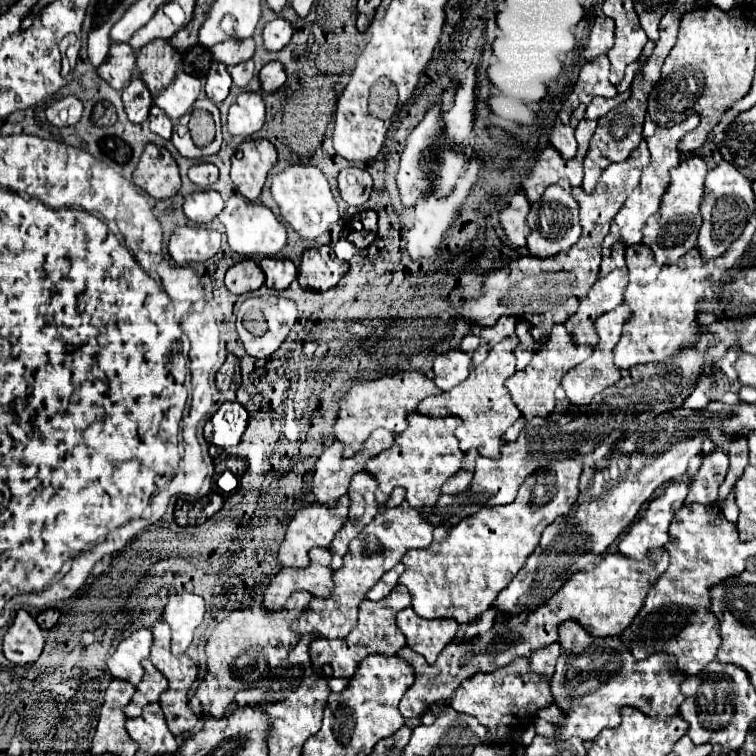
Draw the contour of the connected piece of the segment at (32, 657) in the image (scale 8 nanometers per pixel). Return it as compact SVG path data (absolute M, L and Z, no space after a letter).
M20 609L4 635L4 657L16 665L38 661L44 649L44 635L28 611Z

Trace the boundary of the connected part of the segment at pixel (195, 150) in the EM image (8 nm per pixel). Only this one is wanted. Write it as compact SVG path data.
M186 115L186 117L182 117L182 119L178 121L178 125L174 125L172 143L176 145L176 149L180 151L180 155L184 155L184 157L188 157L188 159L200 159L200 157L208 157L208 155L218 153L220 143L222 143L222 135L220 135L220 131L218 131L214 143L210 143L210 145L206 145L206 147L194 145L194 141L192 141L192 137L190 137L190 133L188 133L188 115Z

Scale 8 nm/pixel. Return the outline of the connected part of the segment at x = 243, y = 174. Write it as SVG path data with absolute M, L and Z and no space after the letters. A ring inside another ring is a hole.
M244 141L232 157L232 181L238 191L256 201L268 171L276 165L276 149L270 141Z

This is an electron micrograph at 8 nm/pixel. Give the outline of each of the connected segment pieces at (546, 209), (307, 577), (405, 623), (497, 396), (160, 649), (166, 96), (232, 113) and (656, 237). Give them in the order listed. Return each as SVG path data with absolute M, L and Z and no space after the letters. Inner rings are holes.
M566 179L550 185L544 191L544 201L540 197L540 201L532 203L530 215L526 217L526 223L530 227L526 249L532 257L544 259L544 257L556 255L560 251L568 251L582 235L582 227L580 227L580 219L578 219L578 203L572 197L572 185L566 183Z
M316 547L310 550L309 556L308 567L296 571L296 591L304 589L314 597L328 597L332 591L332 554L328 548Z
M412 607L396 615L398 629L404 633L410 649L420 653L428 663L434 663L440 651L456 637L458 623L454 619L422 619Z
M506 337L498 345L492 347L490 355L470 371L468 379L462 381L458 387L454 387L448 393L432 395L430 399L424 399L418 403L418 413L428 415L428 417L438 417L438 415L458 415L462 419L462 425L456 429L456 437L460 441L460 449L476 449L482 457L488 459L498 459L500 457L500 447L502 443L502 433L520 417L518 407L512 403L504 381L516 371L516 357L514 349L518 345L518 337Z
M158 621L152 627L154 633L154 643L152 643L152 653L150 653L150 661L154 663L154 667L168 679L168 689L166 693L160 695L160 705L166 713L166 721L168 721L168 729L172 731L172 735L194 735L200 719L192 713L192 709L188 707L188 691L192 687L192 683L198 677L198 669L194 665L194 661L188 655L178 655L174 657L170 653L170 627L166 621Z
M180 71L176 79L166 87L154 103L174 121L178 121L182 115L186 115L192 107L192 103L198 99L202 93L202 81L190 73Z
M244 91L236 97L228 111L228 131L232 135L254 135L262 129L266 119L266 105L260 93Z
M692 155L688 161L682 161L678 167L670 171L670 187L666 189L666 195L662 195L660 209L642 227L642 243L652 249L654 261L658 265L674 263L696 247L696 237L702 225L700 201L704 195L706 173L708 173L708 165L700 155Z

